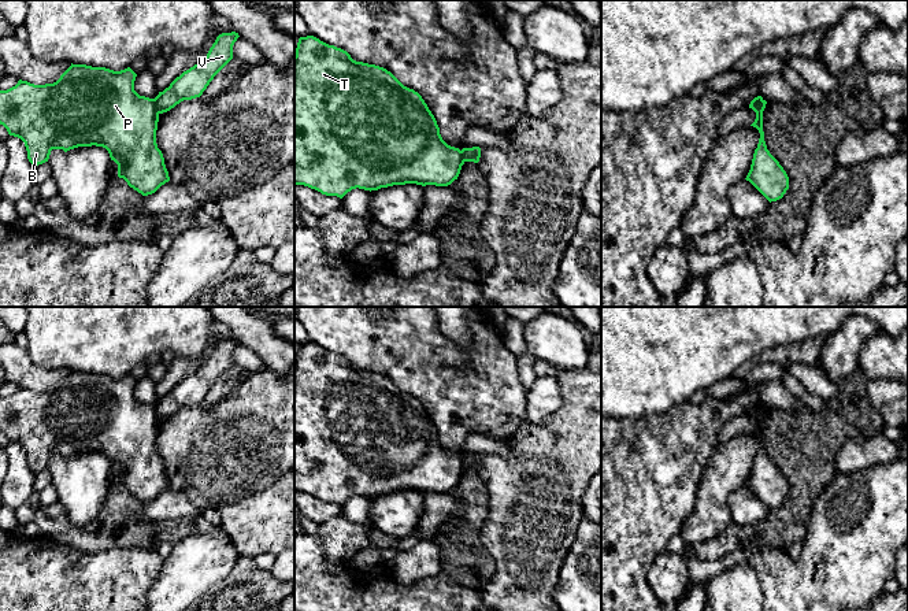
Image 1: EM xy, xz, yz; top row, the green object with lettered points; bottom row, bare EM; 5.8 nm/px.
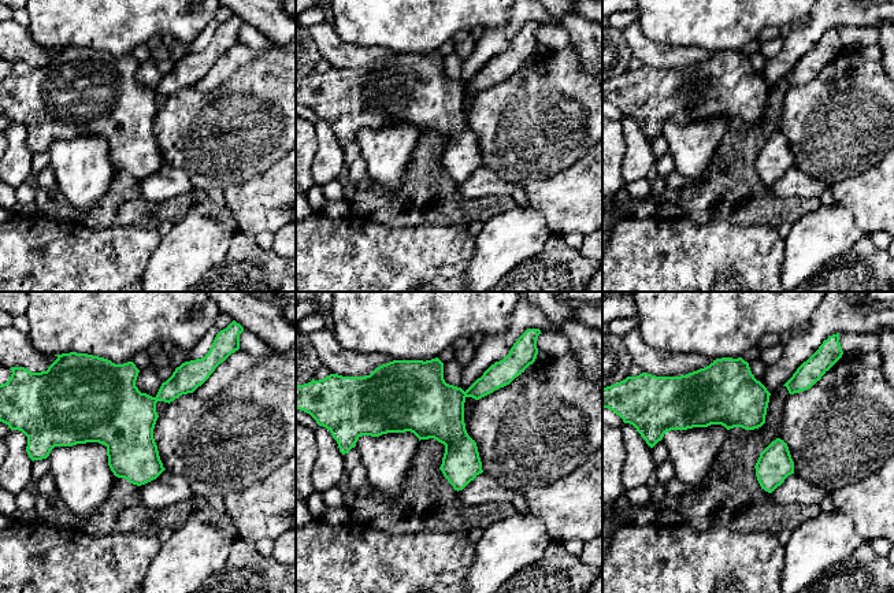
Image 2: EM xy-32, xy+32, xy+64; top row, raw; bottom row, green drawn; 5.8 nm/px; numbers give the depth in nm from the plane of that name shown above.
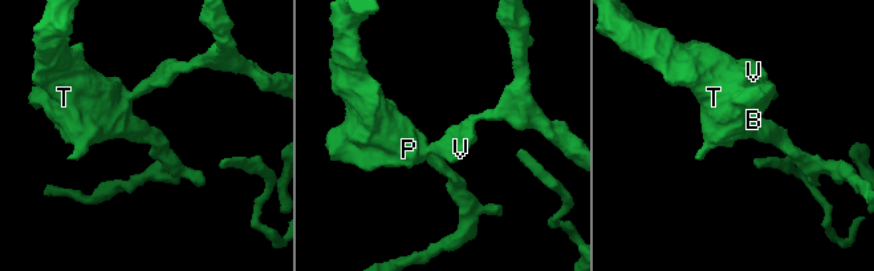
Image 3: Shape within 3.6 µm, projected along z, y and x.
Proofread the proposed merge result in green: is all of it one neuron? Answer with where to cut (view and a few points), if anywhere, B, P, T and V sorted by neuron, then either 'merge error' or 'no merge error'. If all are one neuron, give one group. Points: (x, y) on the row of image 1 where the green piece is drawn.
cut xy (154, 99), (155, 107), (160, 113); groups B P T / V; merge error

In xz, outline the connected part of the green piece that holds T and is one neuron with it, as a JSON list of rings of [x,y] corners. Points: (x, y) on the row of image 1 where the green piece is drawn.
[[[314,36],[300,37],[294,55],[294,185],[342,199],[352,189],[378,190],[393,185],[448,186],[457,179],[463,153],[448,145],[422,96],[383,67],[356,62]]]

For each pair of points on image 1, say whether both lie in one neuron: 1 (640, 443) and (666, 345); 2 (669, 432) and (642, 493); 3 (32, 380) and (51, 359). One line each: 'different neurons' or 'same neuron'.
1: different neurons
2: same neuron
3: different neurons

